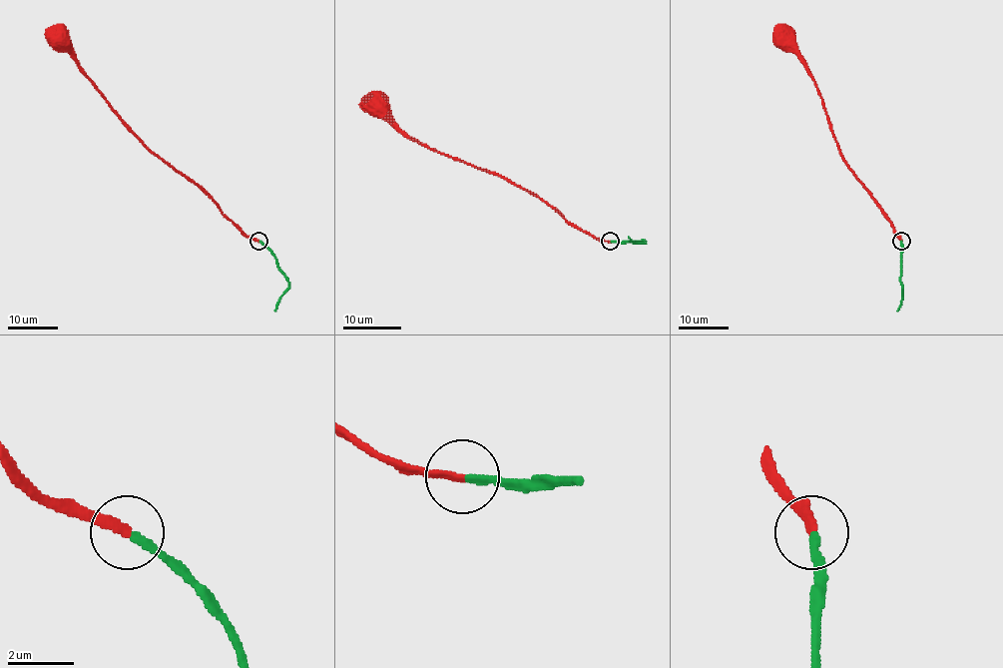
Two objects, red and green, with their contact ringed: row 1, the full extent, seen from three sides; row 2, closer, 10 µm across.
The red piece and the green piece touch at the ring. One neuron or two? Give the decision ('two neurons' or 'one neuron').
one neuron

